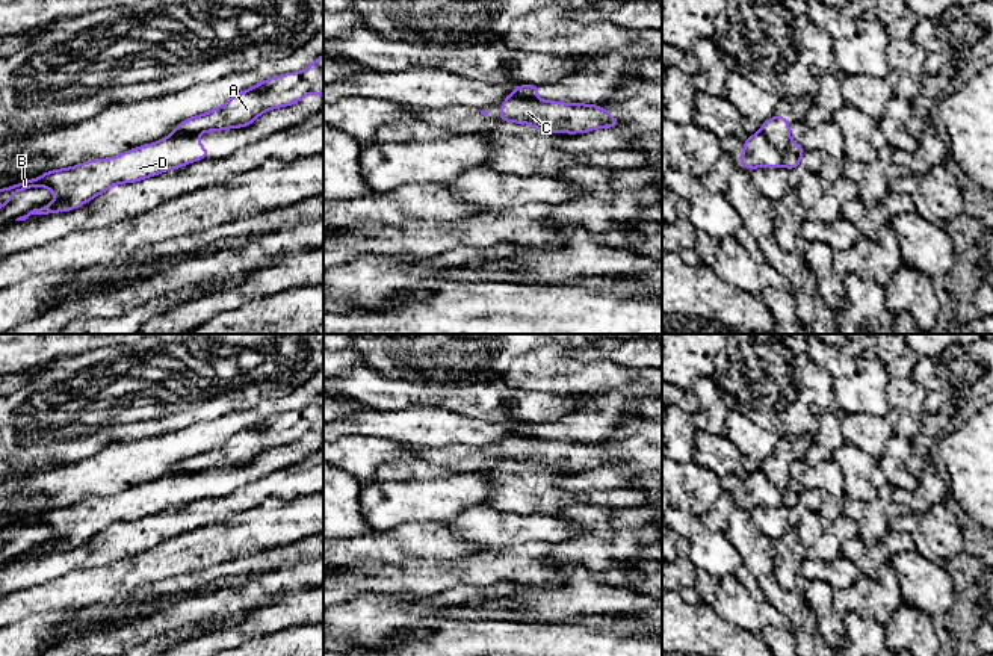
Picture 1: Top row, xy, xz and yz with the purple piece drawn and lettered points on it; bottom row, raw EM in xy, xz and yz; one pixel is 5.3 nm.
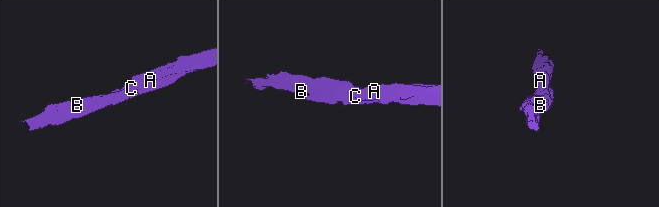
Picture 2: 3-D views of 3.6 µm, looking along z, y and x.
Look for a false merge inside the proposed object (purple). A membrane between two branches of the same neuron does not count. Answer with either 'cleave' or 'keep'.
cleave

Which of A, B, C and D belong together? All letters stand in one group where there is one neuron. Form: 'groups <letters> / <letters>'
groups A C / B D

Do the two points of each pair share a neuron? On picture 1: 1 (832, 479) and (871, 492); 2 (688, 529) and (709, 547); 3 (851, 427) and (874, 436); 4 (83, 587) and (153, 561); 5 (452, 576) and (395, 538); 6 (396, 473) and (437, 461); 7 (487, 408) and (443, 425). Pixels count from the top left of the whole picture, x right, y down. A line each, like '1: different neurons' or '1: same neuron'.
1: different neurons
2: same neuron
3: same neuron
4: same neuron
5: different neurons
6: same neuron
7: different neurons

